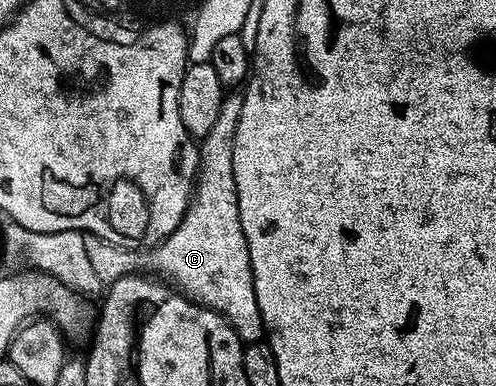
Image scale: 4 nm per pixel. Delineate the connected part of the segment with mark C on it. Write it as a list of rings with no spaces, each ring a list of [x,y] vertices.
[[[227,95],[222,101],[222,109],[216,117],[212,130],[200,140],[200,159],[196,164],[196,195],[191,199],[190,208],[184,214],[180,226],[153,253],[158,268],[166,272],[165,279],[173,284],[182,296],[189,298],[203,308],[225,316],[239,340],[246,344],[256,344],[263,339],[264,325],[260,306],[256,302],[256,290],[252,278],[252,266],[248,258],[248,242],[244,238],[244,230],[240,226],[240,206],[236,198],[236,178],[232,174],[232,146],[236,138],[236,126],[242,109],[242,96]]]

